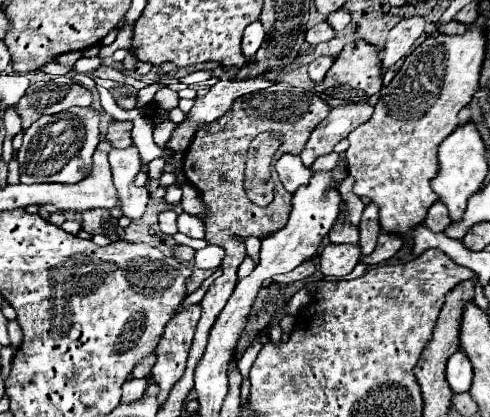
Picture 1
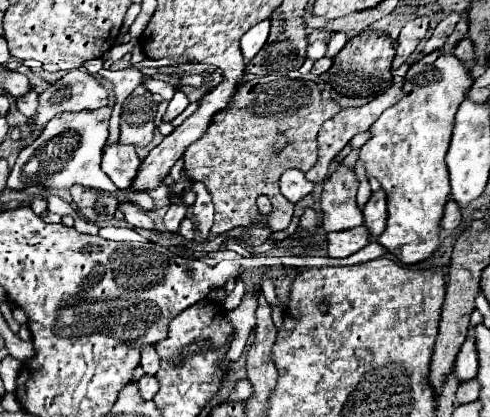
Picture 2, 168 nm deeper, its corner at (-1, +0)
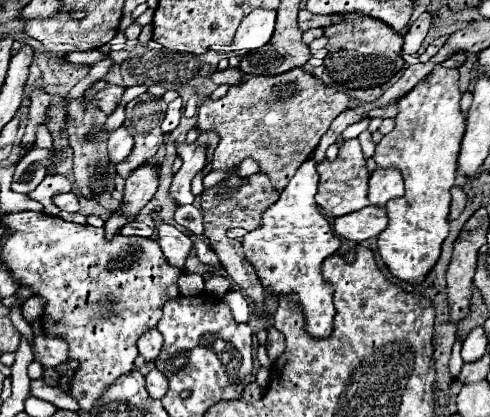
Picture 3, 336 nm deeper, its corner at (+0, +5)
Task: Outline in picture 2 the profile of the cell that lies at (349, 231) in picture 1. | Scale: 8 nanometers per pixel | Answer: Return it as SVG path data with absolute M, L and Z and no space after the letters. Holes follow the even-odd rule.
M339 167L323 185L321 195L321 213L323 229L331 231L349 231L363 225L363 213L355 203L357 179L353 169Z

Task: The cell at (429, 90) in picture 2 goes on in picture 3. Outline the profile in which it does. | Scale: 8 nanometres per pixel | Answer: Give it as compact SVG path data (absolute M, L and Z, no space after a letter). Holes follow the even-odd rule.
M436 66L412 92L408 92L398 108L396 128L376 146L374 160L380 168L398 168L404 176L404 196L388 200L388 228L378 236L378 252L398 280L420 284L434 268L442 242L448 236L450 188L456 178L456 156L464 136L464 114L460 110L458 70Z

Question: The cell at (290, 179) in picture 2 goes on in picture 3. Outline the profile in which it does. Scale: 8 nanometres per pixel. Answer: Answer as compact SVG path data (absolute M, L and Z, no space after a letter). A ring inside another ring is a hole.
M308 158L292 176L288 186L282 190L278 202L264 210L262 226L248 232L242 238L246 260L254 266L262 286L270 296L282 300L284 296L296 294L298 306L302 308L306 332L314 338L328 338L334 332L334 288L322 276L322 262L336 254L342 238L336 236L330 220L320 212L314 196L318 192L316 162Z

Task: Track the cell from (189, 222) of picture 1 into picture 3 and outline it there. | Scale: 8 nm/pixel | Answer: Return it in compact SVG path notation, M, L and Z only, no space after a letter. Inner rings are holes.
M194 204L178 206L176 214L174 214L174 220L176 220L176 224L192 230L194 234L202 234L204 232L204 228L202 228L202 210L196 208Z

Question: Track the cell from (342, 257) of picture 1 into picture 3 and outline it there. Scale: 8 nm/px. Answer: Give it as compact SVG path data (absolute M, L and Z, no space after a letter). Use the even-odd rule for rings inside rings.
M366 206L360 212L352 212L350 216L340 216L334 220L334 230L340 238L362 242L372 236L378 236L388 224L386 208Z

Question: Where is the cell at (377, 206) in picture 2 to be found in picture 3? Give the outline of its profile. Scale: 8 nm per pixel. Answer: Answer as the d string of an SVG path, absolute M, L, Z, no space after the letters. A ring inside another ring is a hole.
M376 168L370 176L368 200L370 204L384 206L390 198L404 194L404 180L396 168Z

